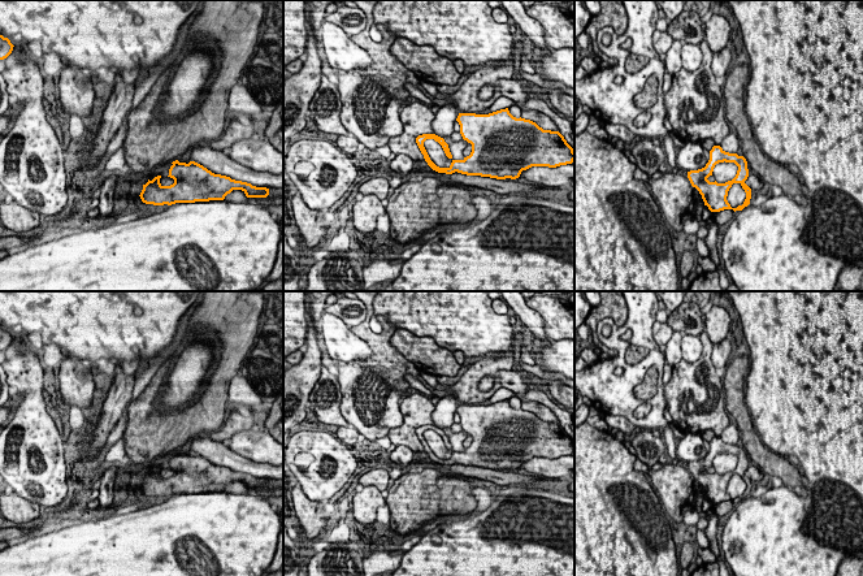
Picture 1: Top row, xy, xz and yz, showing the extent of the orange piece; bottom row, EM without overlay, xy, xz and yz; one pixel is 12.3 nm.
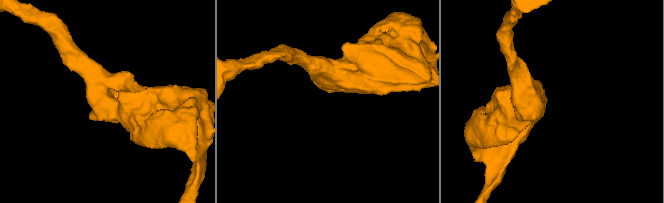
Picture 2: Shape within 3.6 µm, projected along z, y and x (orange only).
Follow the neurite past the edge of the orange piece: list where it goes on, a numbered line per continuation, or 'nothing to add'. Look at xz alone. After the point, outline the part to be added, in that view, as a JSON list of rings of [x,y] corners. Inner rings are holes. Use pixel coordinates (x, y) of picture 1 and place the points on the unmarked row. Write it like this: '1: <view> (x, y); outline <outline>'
nothing to add

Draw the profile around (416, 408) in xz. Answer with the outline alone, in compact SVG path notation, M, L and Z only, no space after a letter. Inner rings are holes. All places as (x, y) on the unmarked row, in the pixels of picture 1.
M416 393L402 399L399 408L403 415L403 424L390 429L387 437L391 443L411 449L415 462L429 458L416 434L416 429L422 425L434 425L432 413L435 406L426 395Z

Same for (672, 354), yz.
M673 332L671 339L665 343L664 358L665 361L673 368L681 359L681 338L682 333Z

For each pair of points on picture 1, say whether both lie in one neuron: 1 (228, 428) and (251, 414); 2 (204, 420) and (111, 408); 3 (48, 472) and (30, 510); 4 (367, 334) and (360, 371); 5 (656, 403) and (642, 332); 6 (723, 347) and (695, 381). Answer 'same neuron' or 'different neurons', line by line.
1: same neuron
2: different neurons
3: different neurons
4: same neuron
5: same neuron
6: different neurons

